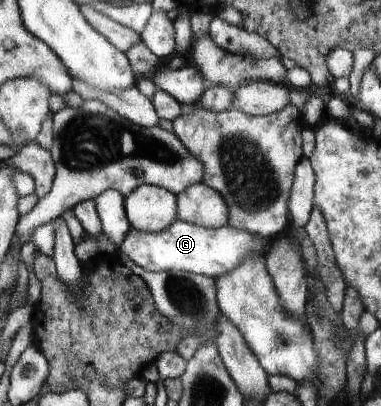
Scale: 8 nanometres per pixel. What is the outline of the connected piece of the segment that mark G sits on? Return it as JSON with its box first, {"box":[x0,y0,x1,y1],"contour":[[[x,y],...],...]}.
{"box":[119,219,270,279],"contour":[[[176,219],[158,232],[130,229],[119,244],[121,254],[130,257],[137,265],[149,272],[175,271],[193,272],[215,279],[231,271],[249,252],[265,254],[270,243],[231,226],[206,228],[185,220]]]}

